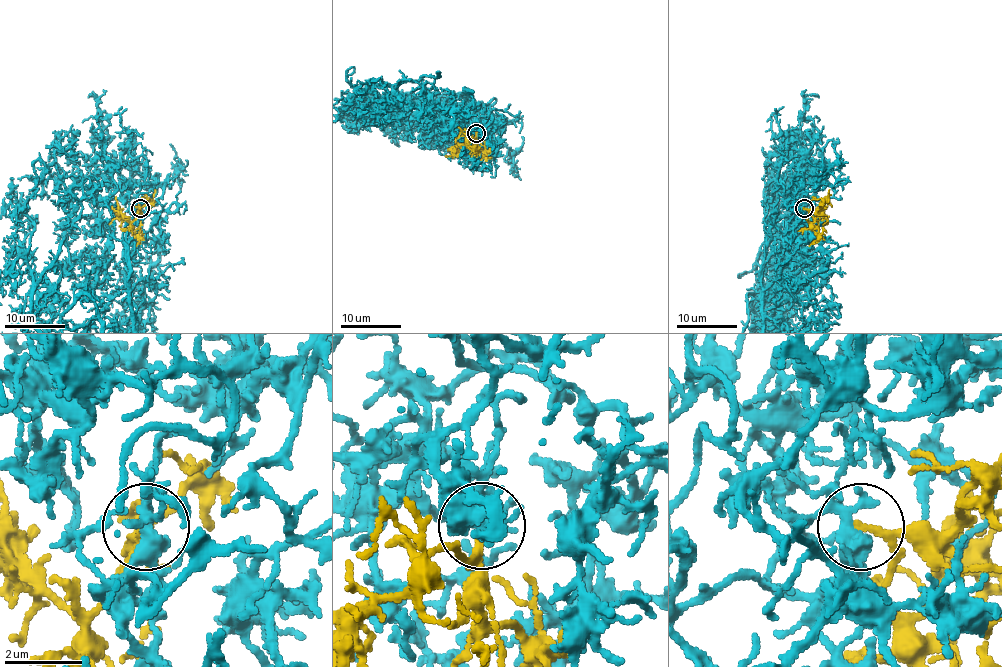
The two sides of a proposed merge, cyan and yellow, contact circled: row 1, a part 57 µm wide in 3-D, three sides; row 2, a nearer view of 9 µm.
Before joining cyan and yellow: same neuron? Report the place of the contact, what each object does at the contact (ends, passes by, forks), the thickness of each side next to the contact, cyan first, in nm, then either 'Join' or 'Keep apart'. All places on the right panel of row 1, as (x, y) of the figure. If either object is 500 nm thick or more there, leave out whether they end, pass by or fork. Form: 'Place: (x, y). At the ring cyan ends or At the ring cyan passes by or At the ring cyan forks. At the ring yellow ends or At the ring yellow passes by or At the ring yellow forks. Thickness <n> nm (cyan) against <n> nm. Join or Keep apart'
Place: (804, 208). At the ring cyan forks. At the ring yellow ends. Thickness 380 nm (cyan) against 240 nm. Join

